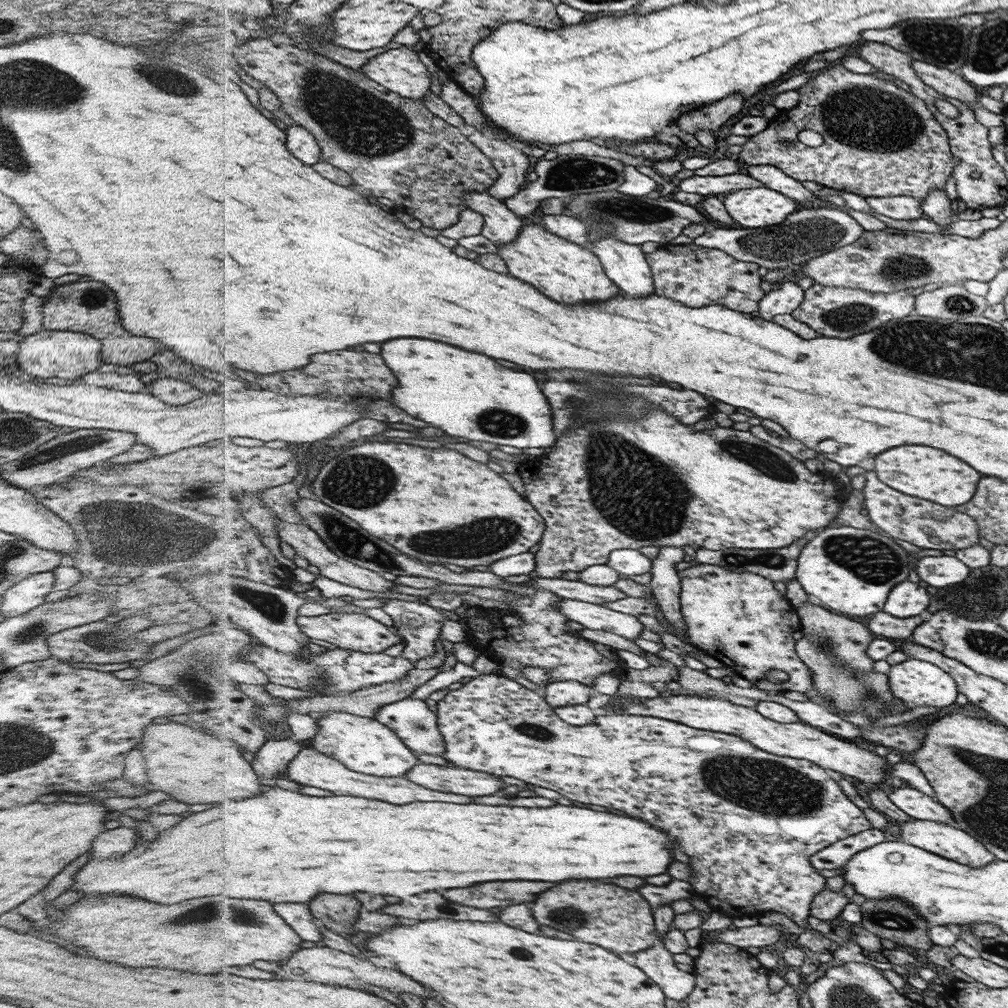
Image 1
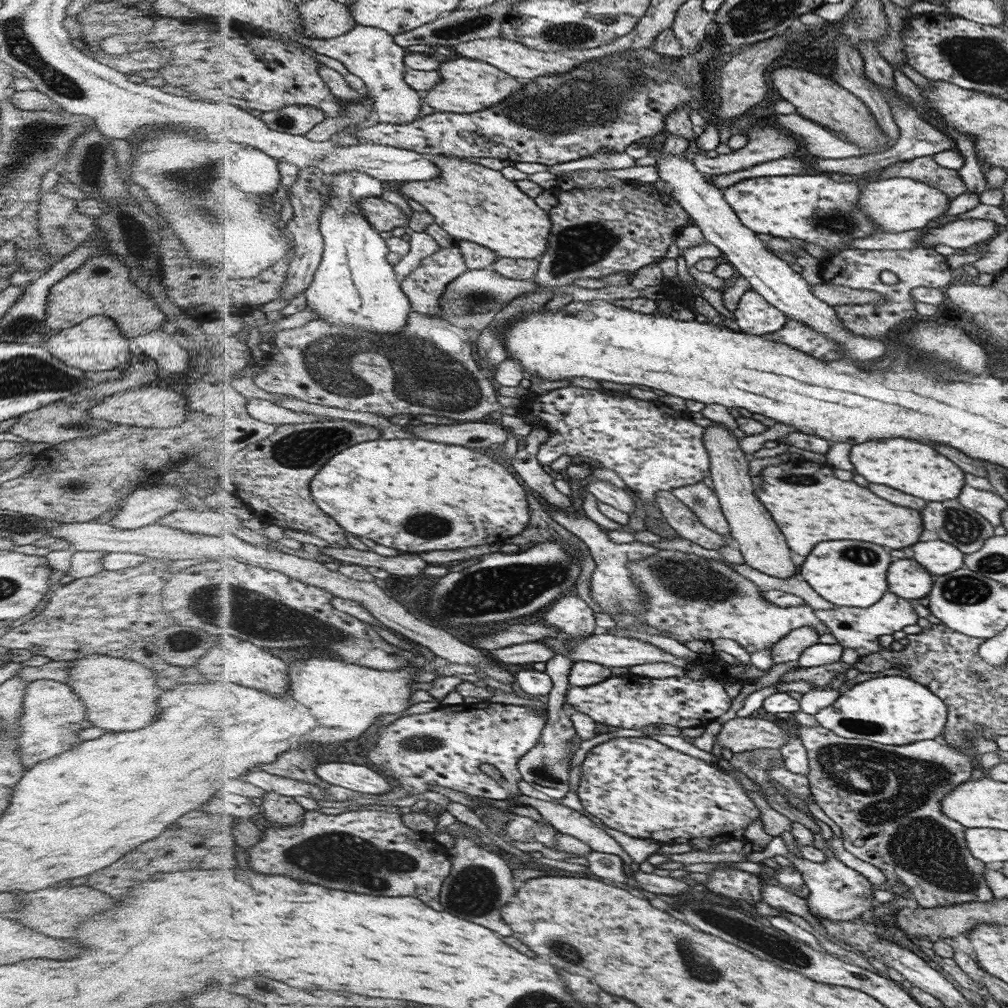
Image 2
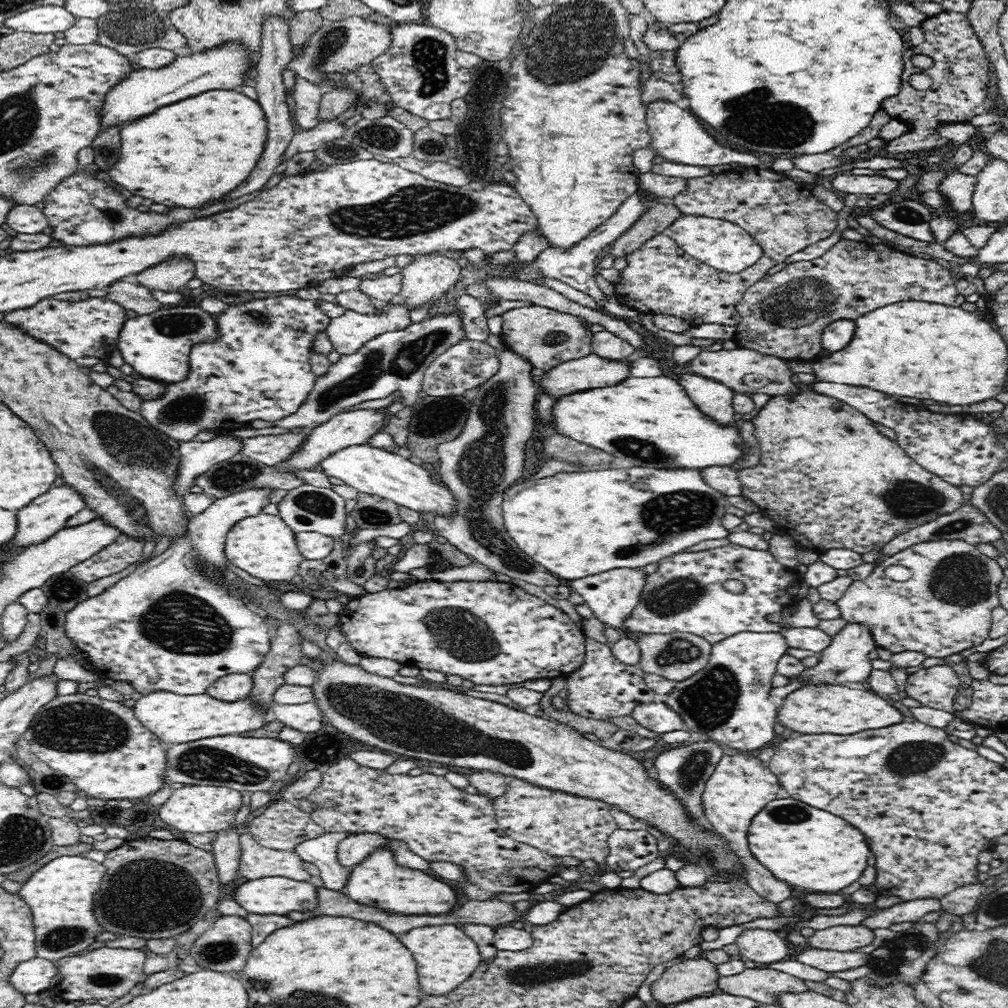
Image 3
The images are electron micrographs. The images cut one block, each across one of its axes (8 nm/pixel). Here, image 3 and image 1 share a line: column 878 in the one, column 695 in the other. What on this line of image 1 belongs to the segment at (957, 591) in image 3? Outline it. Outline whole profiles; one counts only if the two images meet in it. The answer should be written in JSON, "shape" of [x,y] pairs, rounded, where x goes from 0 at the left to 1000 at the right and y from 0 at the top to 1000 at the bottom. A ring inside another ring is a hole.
{"shape":[[[692,559],[687,563],[673,566],[673,572],[675,573],[675,608],[681,620],[680,627],[682,628],[680,629],[680,635],[682,635],[682,637],[691,642],[693,645],[700,647],[704,651],[708,651],[708,653],[717,658],[718,661],[724,662],[728,669],[734,669],[736,673],[744,675],[747,681],[754,685],[761,686],[763,688],[773,688],[779,685],[790,685],[790,687],[797,687],[799,688],[807,687],[806,666],[802,664],[801,659],[798,659],[797,654],[793,652],[792,646],[788,647],[788,637],[790,637],[790,635],[786,633],[786,629],[794,623],[795,613],[792,613],[793,609],[788,607],[788,603],[784,601],[784,597],[780,597],[780,593],[776,595],[776,589],[768,583],[768,579],[766,579],[764,574],[745,567],[723,566],[717,562],[710,562],[702,559]],[[762,666],[775,666],[776,668],[780,668],[782,670],[782,675],[776,676],[775,678],[766,678],[761,673]]]}

